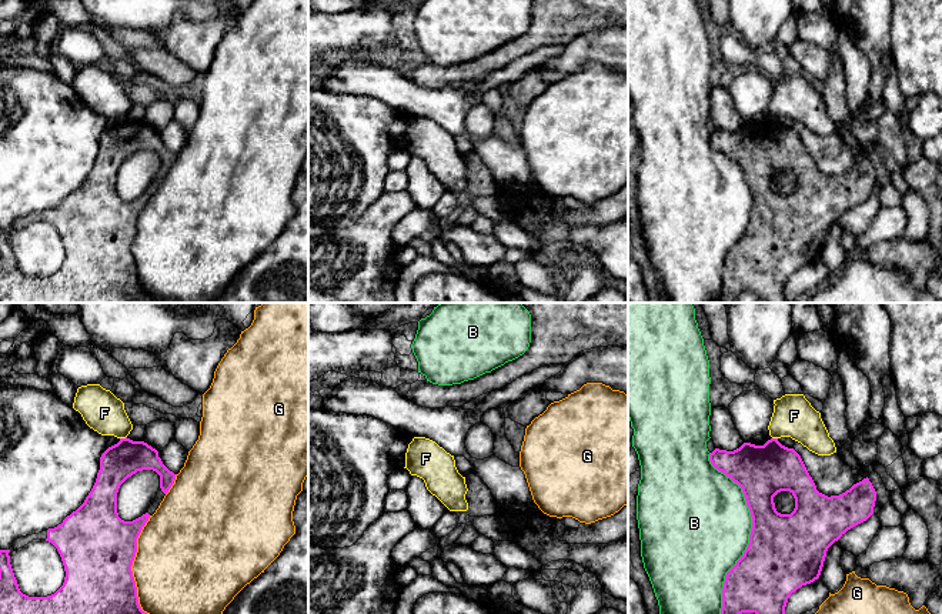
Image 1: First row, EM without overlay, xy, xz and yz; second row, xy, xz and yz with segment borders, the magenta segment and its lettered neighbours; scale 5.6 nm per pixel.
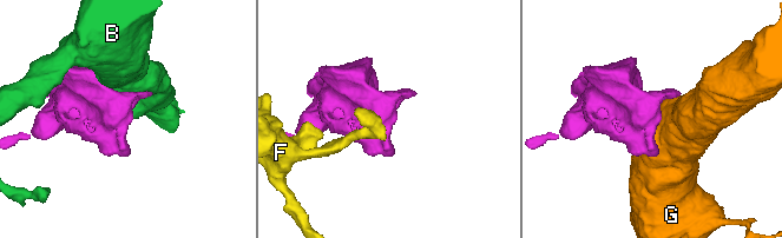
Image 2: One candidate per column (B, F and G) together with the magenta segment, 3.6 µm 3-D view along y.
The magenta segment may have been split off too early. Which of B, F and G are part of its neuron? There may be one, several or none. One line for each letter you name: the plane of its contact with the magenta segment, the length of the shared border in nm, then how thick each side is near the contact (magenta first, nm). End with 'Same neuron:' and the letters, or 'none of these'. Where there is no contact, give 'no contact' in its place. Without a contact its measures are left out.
Same neuron: none of these

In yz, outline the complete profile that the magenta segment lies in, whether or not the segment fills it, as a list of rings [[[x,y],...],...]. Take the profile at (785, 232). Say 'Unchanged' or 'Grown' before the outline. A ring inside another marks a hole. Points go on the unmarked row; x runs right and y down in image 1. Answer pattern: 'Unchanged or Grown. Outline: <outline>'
Unchanged. Outline: [[[778,119],[764,126],[744,123],[734,131],[715,129],[709,141],[742,168],[752,197],[749,224],[725,256],[719,303],[736,303],[742,293],[755,293],[761,303],[786,303],[785,287],[791,274],[818,260],[828,228],[873,194],[876,171],[866,157],[839,176],[819,173],[801,136]],[[781,171],[789,171],[795,178],[791,194],[775,188],[774,177]]]

